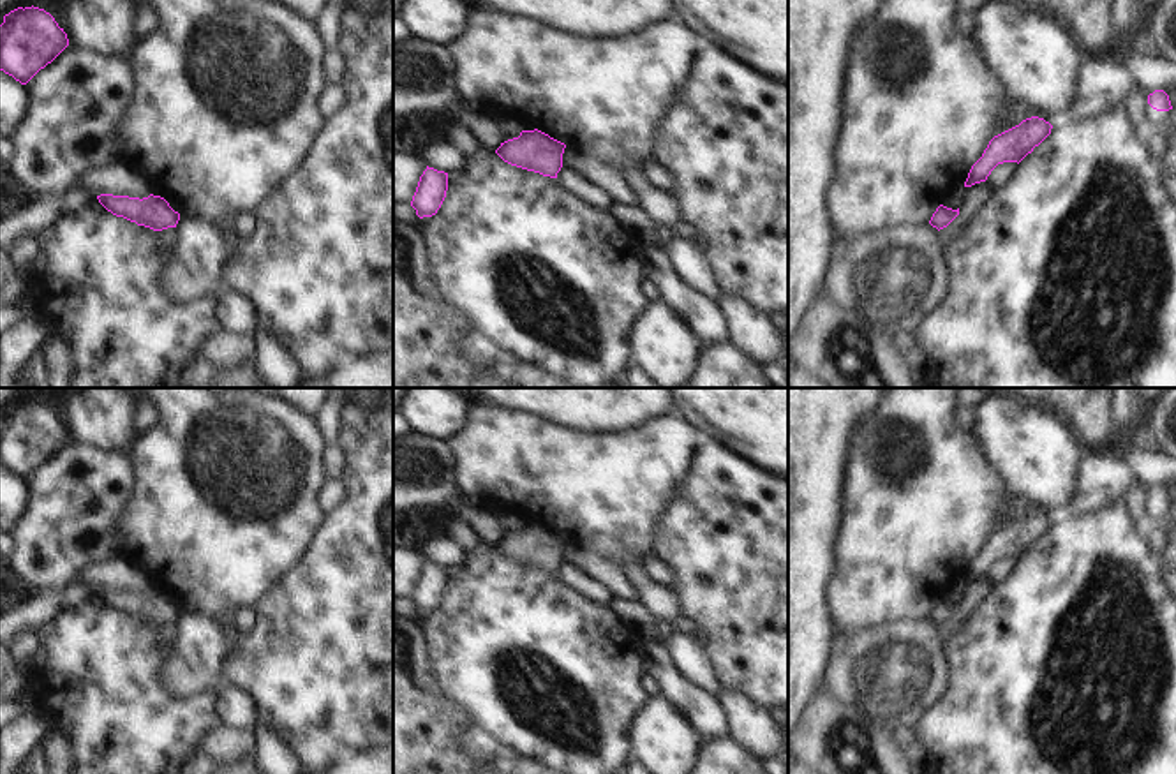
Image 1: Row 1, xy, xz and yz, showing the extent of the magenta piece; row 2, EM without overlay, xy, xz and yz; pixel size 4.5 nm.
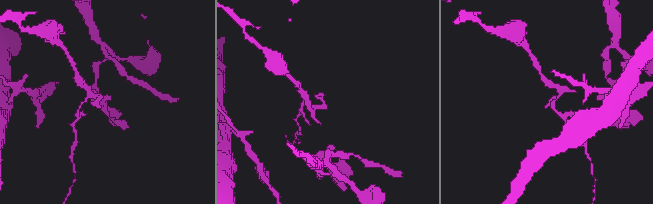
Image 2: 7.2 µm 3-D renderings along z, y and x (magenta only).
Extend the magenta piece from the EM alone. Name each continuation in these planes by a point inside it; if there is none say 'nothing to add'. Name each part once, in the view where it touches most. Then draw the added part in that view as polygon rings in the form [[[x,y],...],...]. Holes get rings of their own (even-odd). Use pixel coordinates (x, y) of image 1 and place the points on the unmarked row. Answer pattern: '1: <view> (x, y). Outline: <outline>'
nothing to add

